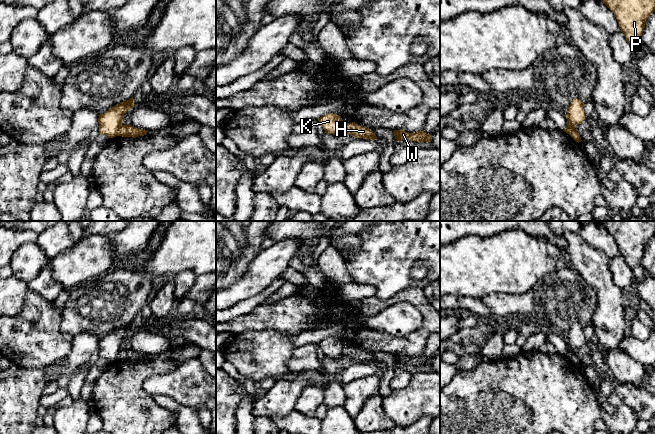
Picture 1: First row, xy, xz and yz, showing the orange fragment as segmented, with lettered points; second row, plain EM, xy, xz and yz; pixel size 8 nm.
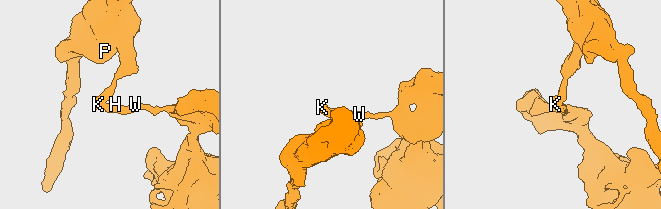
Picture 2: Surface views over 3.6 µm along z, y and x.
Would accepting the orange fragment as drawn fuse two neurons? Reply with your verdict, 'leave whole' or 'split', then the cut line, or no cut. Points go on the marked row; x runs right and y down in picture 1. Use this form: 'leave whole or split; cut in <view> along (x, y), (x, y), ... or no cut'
split; cut in yz along (574, 127), (570, 127), (566, 132)

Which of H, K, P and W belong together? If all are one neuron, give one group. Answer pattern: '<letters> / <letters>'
H W / K P

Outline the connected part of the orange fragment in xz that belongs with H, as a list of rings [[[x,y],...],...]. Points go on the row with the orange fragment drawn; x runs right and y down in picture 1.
[[[355,122],[344,123],[342,133],[348,133],[354,138],[377,140],[375,133],[371,129],[360,126]]]

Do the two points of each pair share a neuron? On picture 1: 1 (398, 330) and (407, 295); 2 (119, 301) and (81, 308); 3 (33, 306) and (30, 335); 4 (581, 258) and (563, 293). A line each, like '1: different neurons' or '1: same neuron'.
1: different neurons
2: same neuron
3: same neuron
4: different neurons

